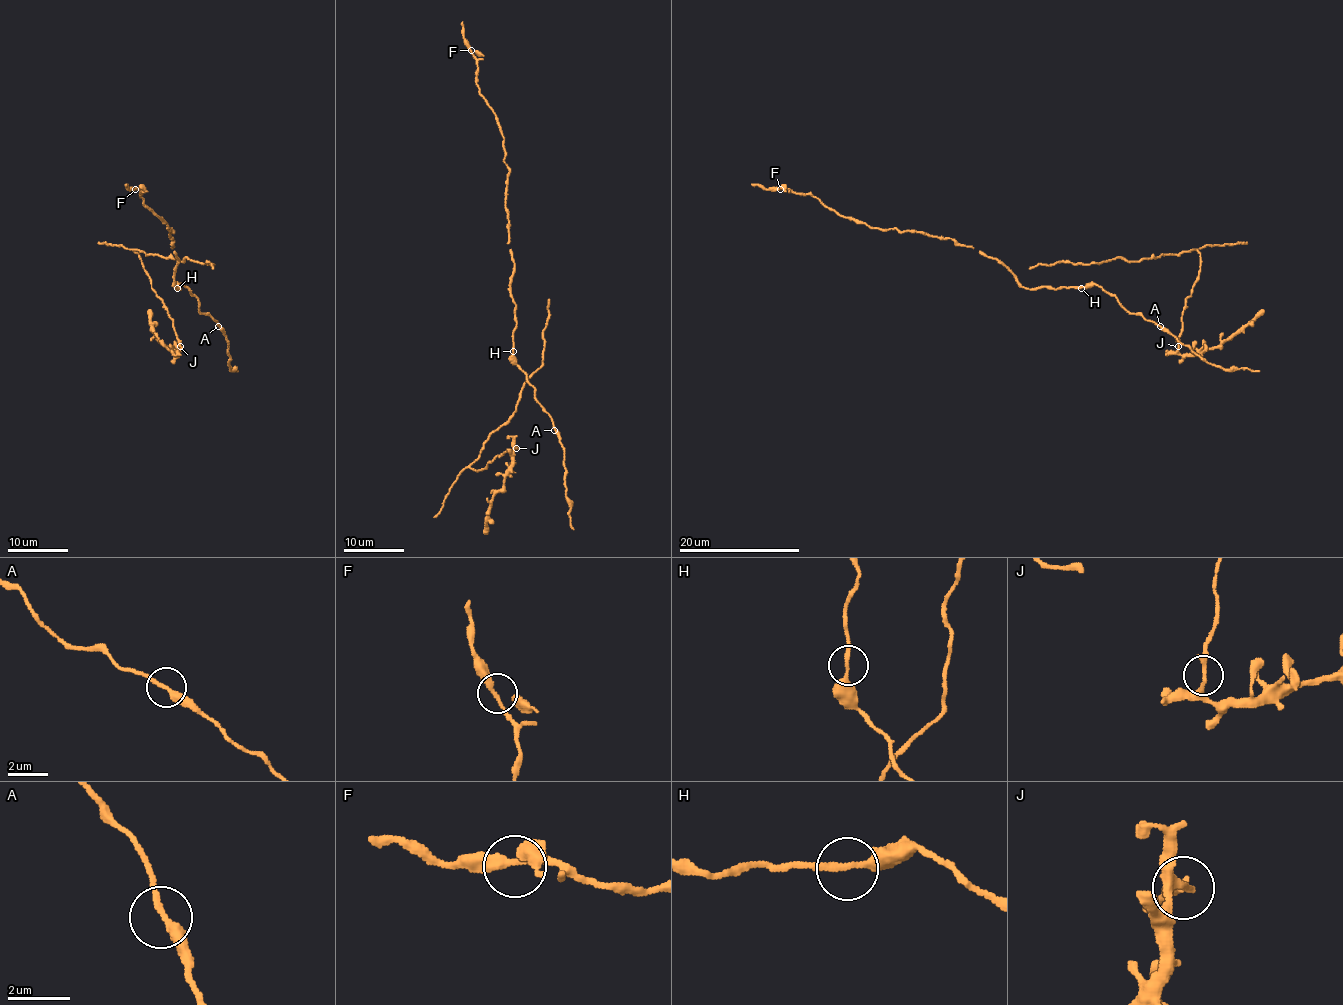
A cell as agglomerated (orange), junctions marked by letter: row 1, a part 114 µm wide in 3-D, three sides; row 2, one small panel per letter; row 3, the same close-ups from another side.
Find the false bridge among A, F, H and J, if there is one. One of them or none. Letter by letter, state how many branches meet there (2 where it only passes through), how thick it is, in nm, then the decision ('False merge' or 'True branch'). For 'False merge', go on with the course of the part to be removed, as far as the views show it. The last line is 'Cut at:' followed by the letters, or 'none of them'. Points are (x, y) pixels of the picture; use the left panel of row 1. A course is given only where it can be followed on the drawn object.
A: Branches: 2. Thickness 280 nm. True branch
F: Branches: 2. Thickness 280 nm. True branch
H: Branches: 2. Thickness 200 nm. True branch
J: Branches: 2. Thickness 240 nm. False merge. Course of the part to remove: (180, 347), (173, 319), (152, 288), (133, 250), (179, 260), (186, 257), (206, 264), (208, 260), (214, 268)
Cut at: J

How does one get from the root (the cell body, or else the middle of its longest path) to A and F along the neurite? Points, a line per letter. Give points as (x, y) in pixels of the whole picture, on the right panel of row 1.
A: (1088, 288), (1097, 285), (1113, 294), (1129, 312), (1140, 313), (1160, 326)
F: (1088, 288), (1028, 289), (1004, 265), (972, 247), (919, 232), (875, 229), (840, 215), (809, 194), (780, 189)

